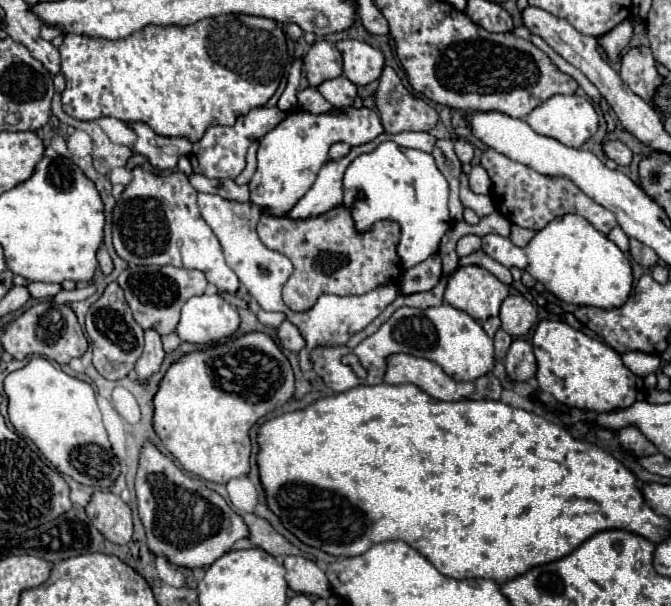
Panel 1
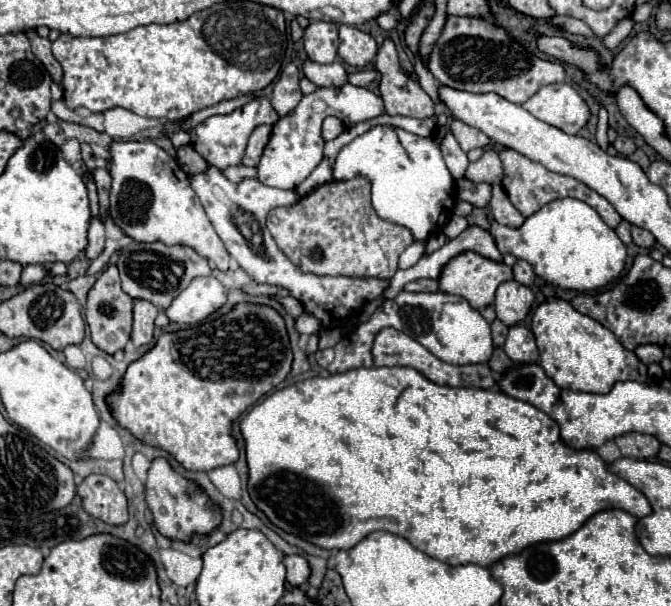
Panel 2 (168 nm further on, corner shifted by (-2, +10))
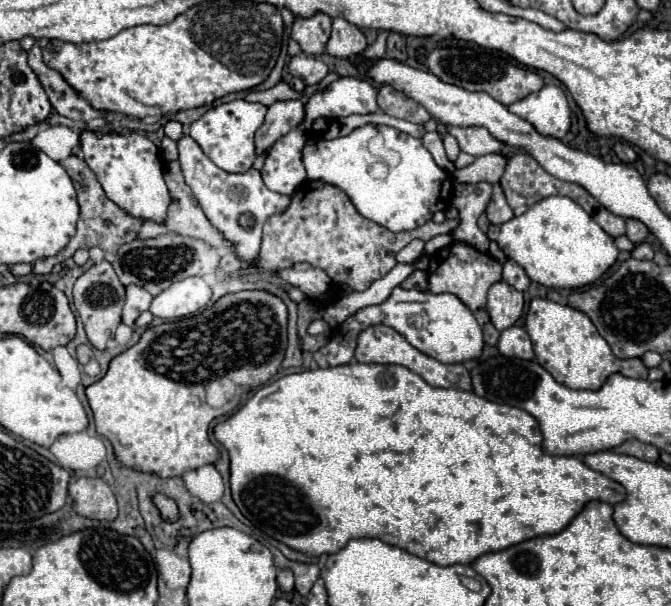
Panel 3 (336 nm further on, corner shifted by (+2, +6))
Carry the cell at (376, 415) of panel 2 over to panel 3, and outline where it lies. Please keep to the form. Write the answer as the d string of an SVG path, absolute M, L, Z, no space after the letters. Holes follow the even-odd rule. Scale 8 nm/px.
M350 362L346 366L304 370L278 378L256 390L256 394L230 418L214 428L214 436L230 454L230 486L232 498L240 512L262 532L284 542L286 546L300 550L308 556L332 554L344 548L352 538L380 538L386 544L408 550L410 554L434 562L438 566L452 564L472 564L476 558L488 552L500 552L512 544L532 540L538 536L552 536L562 532L578 512L590 502L600 500L608 504L620 504L626 500L624 486L610 480L608 476L588 468L576 456L550 456L542 450L542 432L536 418L522 408L496 404L476 396L474 392L464 392L456 388L434 388L426 384L416 372L396 366L396 364L358 364Z

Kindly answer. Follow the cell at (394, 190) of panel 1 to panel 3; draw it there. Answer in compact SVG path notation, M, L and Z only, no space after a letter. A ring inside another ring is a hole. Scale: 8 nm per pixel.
M362 126L348 136L326 142L322 136L312 134L304 146L304 166L310 180L338 186L350 196L364 218L392 232L414 230L432 220L434 212L446 212L452 202L452 176L436 166L430 152L422 146L422 140L390 126ZM376 136L382 136L386 148L399 154L399 164L390 166L370 152L368 145Z

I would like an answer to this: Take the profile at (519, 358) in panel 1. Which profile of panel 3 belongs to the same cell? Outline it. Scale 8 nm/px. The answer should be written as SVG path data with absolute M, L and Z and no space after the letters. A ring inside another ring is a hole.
M512 326L502 332L500 342L498 342L498 350L502 356L508 356L508 358L520 358L520 360L534 358L534 350L532 350L532 342L528 338L528 332L520 326Z

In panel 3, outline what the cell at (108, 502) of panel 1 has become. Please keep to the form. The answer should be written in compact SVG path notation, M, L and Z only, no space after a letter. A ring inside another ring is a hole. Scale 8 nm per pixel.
M78 478L70 484L74 510L92 520L112 522L118 516L118 504L110 486L102 478Z

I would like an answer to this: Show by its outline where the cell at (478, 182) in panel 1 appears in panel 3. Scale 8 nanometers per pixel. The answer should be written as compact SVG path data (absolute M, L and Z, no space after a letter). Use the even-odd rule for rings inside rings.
M500 154L478 156L470 166L456 170L454 180L466 184L478 184L478 182L496 184L504 174L504 166L506 166L506 158Z

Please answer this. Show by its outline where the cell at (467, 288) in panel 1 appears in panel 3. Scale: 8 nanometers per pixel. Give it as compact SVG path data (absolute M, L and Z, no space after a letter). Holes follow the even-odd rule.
M450 244L436 254L430 256L430 268L428 268L428 288L434 294L450 292L458 296L472 312L486 306L486 294L492 284L502 280L502 266L492 256L468 246L468 244Z

